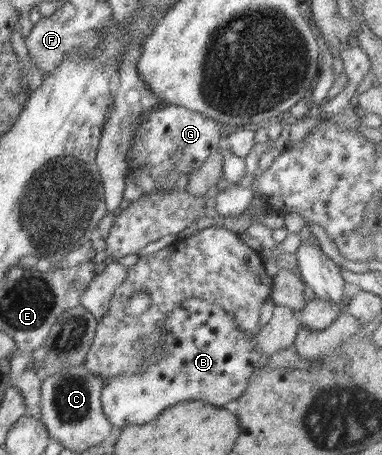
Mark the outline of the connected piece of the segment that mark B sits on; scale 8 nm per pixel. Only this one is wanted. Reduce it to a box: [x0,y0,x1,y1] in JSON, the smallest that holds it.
[101,298,262,427]

